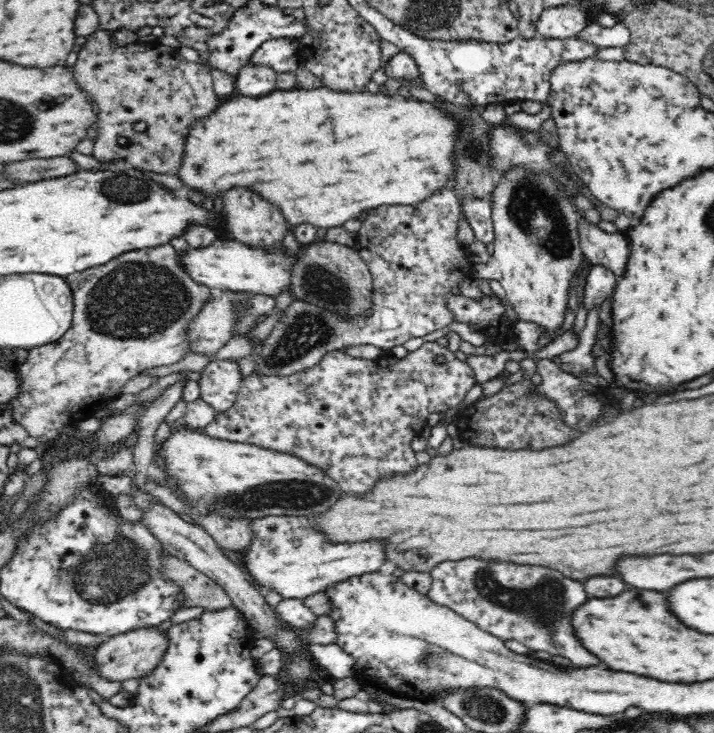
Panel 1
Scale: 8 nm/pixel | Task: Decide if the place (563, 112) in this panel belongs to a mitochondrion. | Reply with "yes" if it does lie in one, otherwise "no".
no

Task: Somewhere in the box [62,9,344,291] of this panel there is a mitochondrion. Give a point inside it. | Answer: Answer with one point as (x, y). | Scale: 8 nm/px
(129, 189)

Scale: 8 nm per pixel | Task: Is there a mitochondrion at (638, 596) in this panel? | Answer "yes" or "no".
no

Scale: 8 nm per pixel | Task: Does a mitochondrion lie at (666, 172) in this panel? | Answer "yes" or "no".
no

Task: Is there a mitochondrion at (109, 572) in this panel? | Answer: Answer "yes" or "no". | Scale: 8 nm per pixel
yes

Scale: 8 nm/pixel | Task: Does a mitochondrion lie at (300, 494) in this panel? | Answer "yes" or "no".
yes

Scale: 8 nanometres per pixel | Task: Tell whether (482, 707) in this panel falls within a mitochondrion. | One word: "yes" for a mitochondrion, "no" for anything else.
yes

